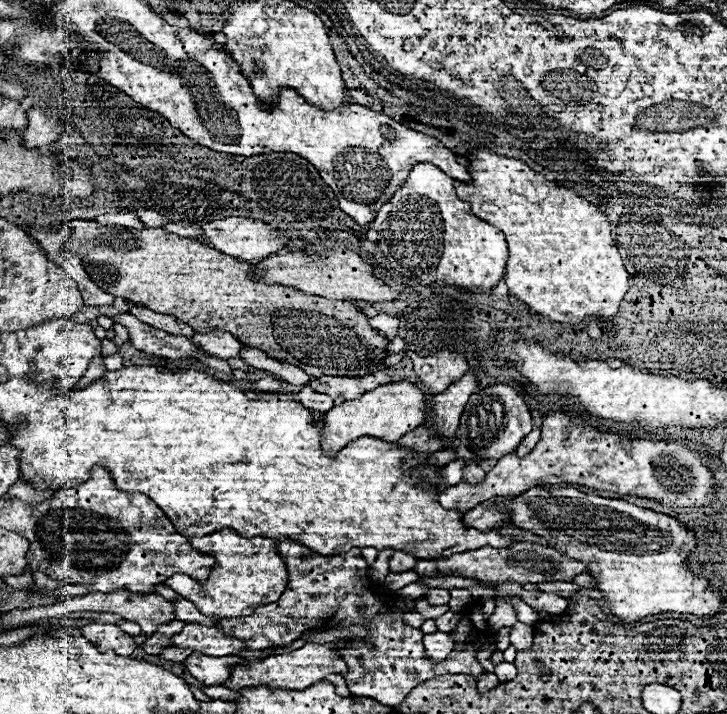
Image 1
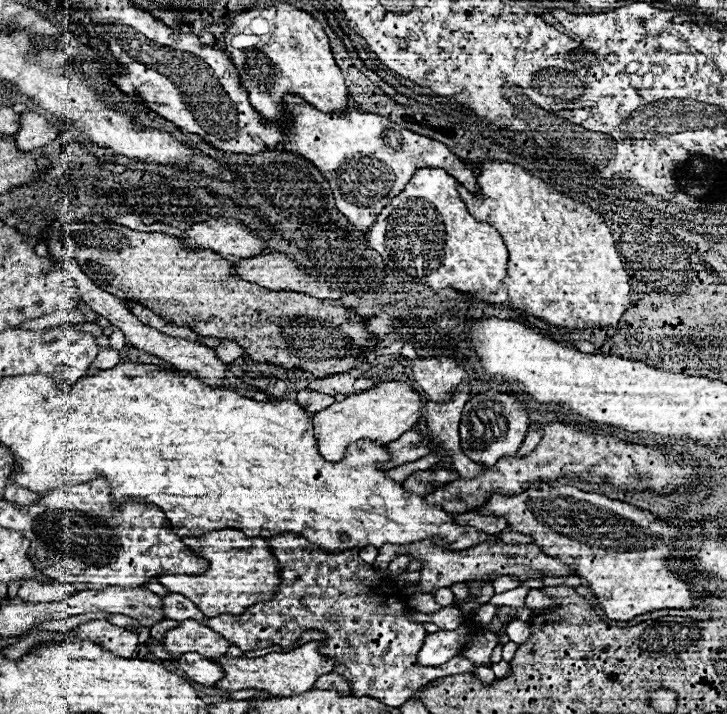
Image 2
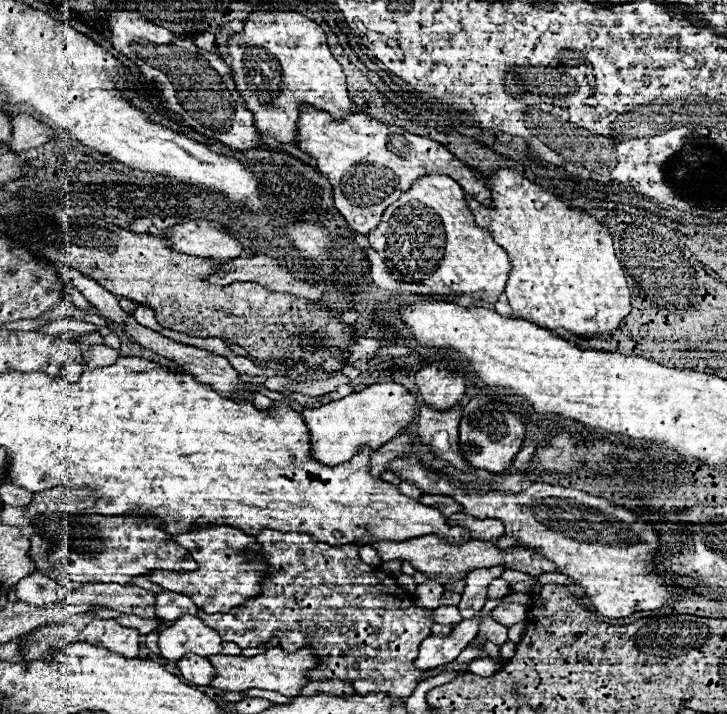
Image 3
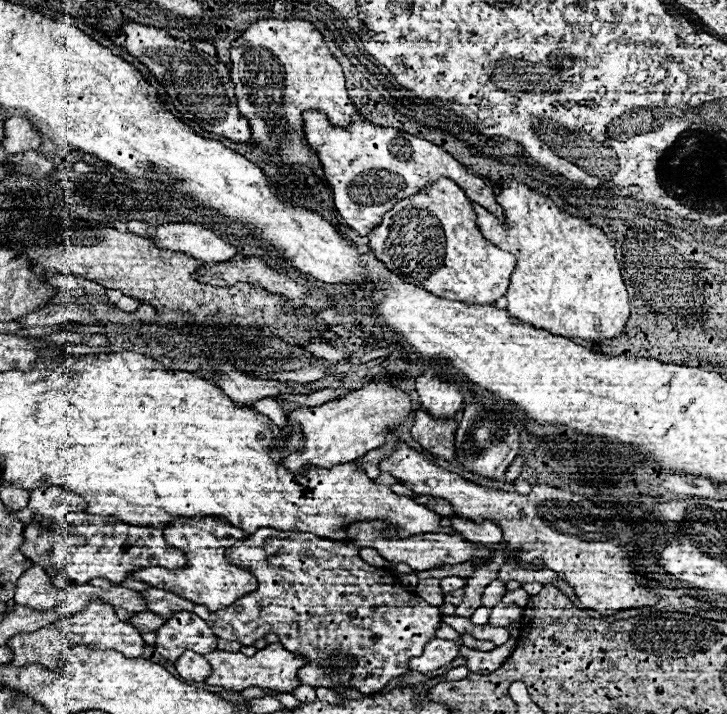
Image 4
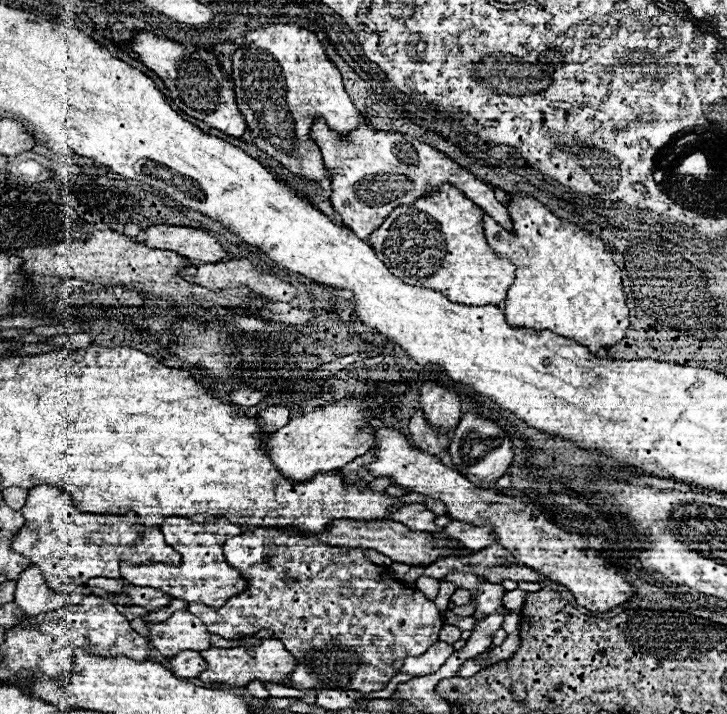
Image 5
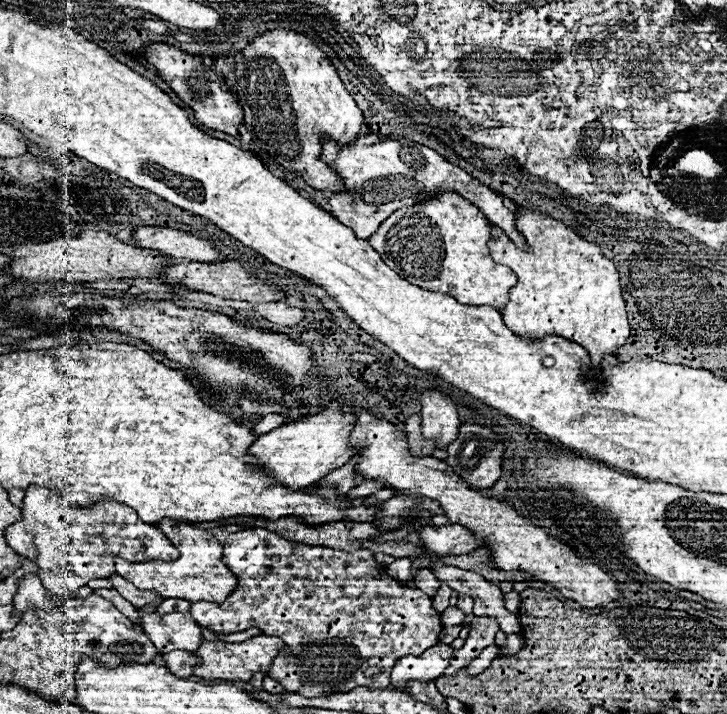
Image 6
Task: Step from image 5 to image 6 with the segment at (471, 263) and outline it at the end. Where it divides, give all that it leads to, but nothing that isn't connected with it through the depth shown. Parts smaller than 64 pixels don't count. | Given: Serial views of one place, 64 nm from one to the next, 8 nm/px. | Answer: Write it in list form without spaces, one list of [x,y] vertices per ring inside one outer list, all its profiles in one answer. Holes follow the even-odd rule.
[[[442,192],[430,202],[396,210],[368,238],[382,260],[414,286],[450,294],[460,304],[502,310],[508,304],[508,292],[518,278],[508,266],[496,264],[490,258],[488,240],[488,220],[474,204],[456,196],[456,192]]]

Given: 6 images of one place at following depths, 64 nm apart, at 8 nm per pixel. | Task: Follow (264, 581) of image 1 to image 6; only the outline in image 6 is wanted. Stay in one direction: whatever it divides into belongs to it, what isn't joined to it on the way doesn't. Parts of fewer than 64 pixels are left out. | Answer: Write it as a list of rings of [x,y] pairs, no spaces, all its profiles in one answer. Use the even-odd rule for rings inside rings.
[[[164,518],[158,524],[154,524],[162,534],[166,534],[166,538],[180,550],[180,556],[172,562],[160,562],[160,560],[150,560],[150,562],[126,562],[122,558],[114,558],[116,562],[116,572],[120,576],[124,576],[126,580],[132,580],[132,584],[136,584],[136,588],[140,590],[152,590],[158,596],[164,598],[182,598],[188,602],[218,602],[222,604],[228,596],[228,592],[232,592],[232,588],[236,588],[238,580],[236,576],[228,570],[228,566],[222,562],[222,546],[226,542],[226,538],[234,532],[238,532],[238,526],[222,526],[216,530],[198,530],[194,526],[190,526],[188,522],[182,520],[174,520],[174,518]]]

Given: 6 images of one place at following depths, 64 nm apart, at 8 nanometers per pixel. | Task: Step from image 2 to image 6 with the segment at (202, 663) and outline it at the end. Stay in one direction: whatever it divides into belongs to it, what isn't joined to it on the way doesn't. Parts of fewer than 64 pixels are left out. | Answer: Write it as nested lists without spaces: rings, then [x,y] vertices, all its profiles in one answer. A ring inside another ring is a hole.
[[[172,650],[168,654],[162,654],[164,658],[164,666],[180,676],[180,678],[188,678],[192,676],[192,664],[196,664],[196,656],[192,656],[192,652],[184,652],[184,650]]]

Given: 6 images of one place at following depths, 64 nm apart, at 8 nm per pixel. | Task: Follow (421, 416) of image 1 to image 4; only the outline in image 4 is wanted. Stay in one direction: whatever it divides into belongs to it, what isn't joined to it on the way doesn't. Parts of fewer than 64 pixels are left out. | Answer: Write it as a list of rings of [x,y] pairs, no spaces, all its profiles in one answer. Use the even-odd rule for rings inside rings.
[[[368,384],[356,392],[350,392],[342,398],[326,402],[322,406],[310,410],[294,410],[288,416],[288,424],[282,430],[284,440],[290,436],[294,426],[300,426],[300,434],[304,438],[304,446],[298,452],[290,452],[282,462],[288,472],[304,472],[308,466],[314,468],[334,468],[340,464],[348,464],[366,452],[382,446],[386,442],[386,434],[404,422],[408,412],[412,410],[410,398],[392,386],[386,384]]]

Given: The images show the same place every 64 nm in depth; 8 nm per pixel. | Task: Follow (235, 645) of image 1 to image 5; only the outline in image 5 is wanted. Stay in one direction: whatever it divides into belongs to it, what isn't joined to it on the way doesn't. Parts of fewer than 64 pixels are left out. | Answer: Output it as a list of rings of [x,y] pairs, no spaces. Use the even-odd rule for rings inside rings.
[[[188,610],[174,612],[166,622],[148,624],[148,632],[152,646],[166,658],[180,650],[202,652],[210,648],[210,632]]]

